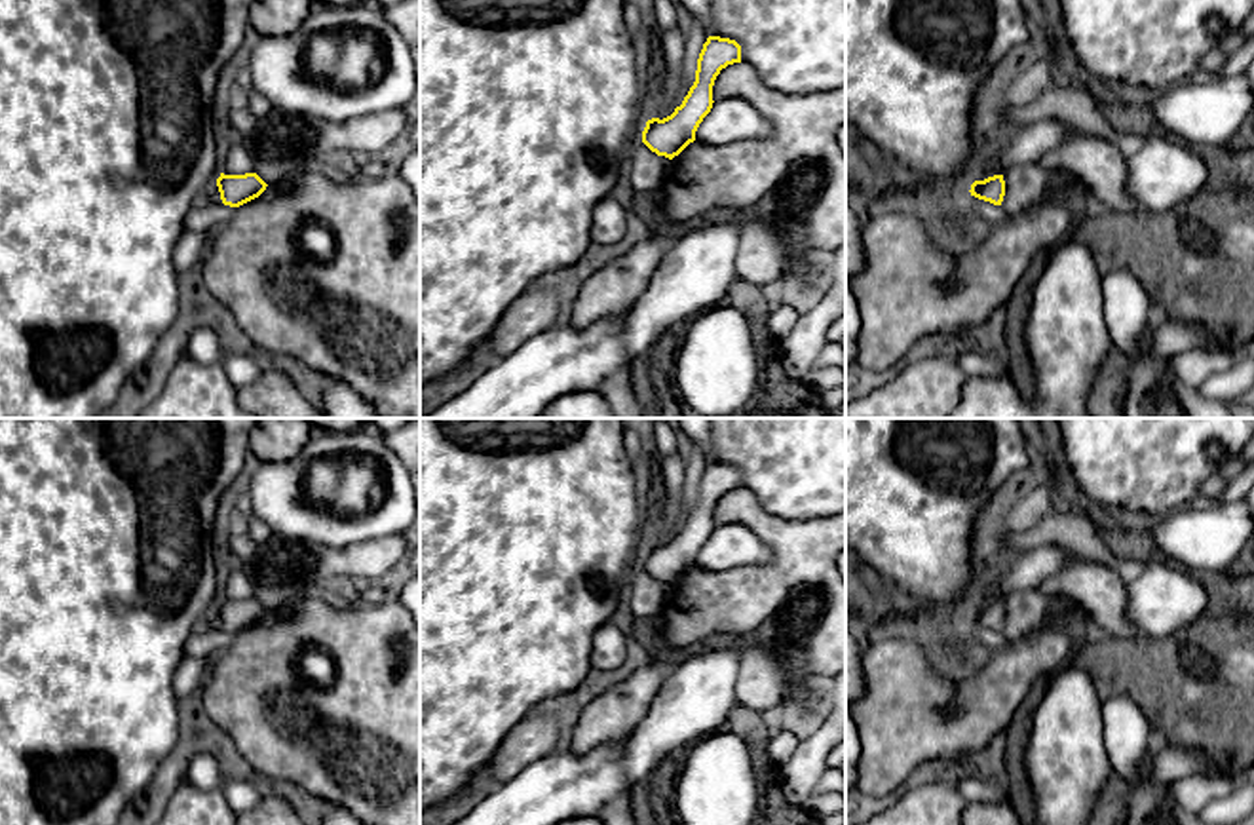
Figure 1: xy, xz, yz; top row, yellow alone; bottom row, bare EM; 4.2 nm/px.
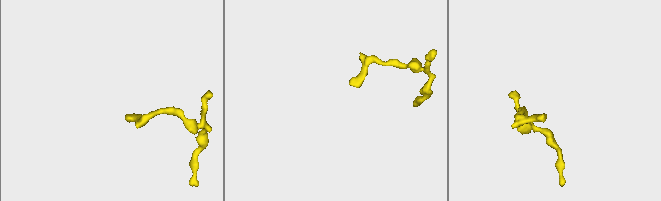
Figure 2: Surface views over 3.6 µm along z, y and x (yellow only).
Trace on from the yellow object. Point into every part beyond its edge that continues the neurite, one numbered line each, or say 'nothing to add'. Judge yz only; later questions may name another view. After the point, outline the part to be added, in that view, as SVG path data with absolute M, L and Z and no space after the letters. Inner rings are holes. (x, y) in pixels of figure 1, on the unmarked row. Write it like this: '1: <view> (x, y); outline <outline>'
1: yz (1025, 611); outline M1039 589L1015 591L1003 599L1005 622L1001 633L1005 639L1020 639L1037 631L1045 625L1047 616L1062 604L1062 599L1045 595Z

